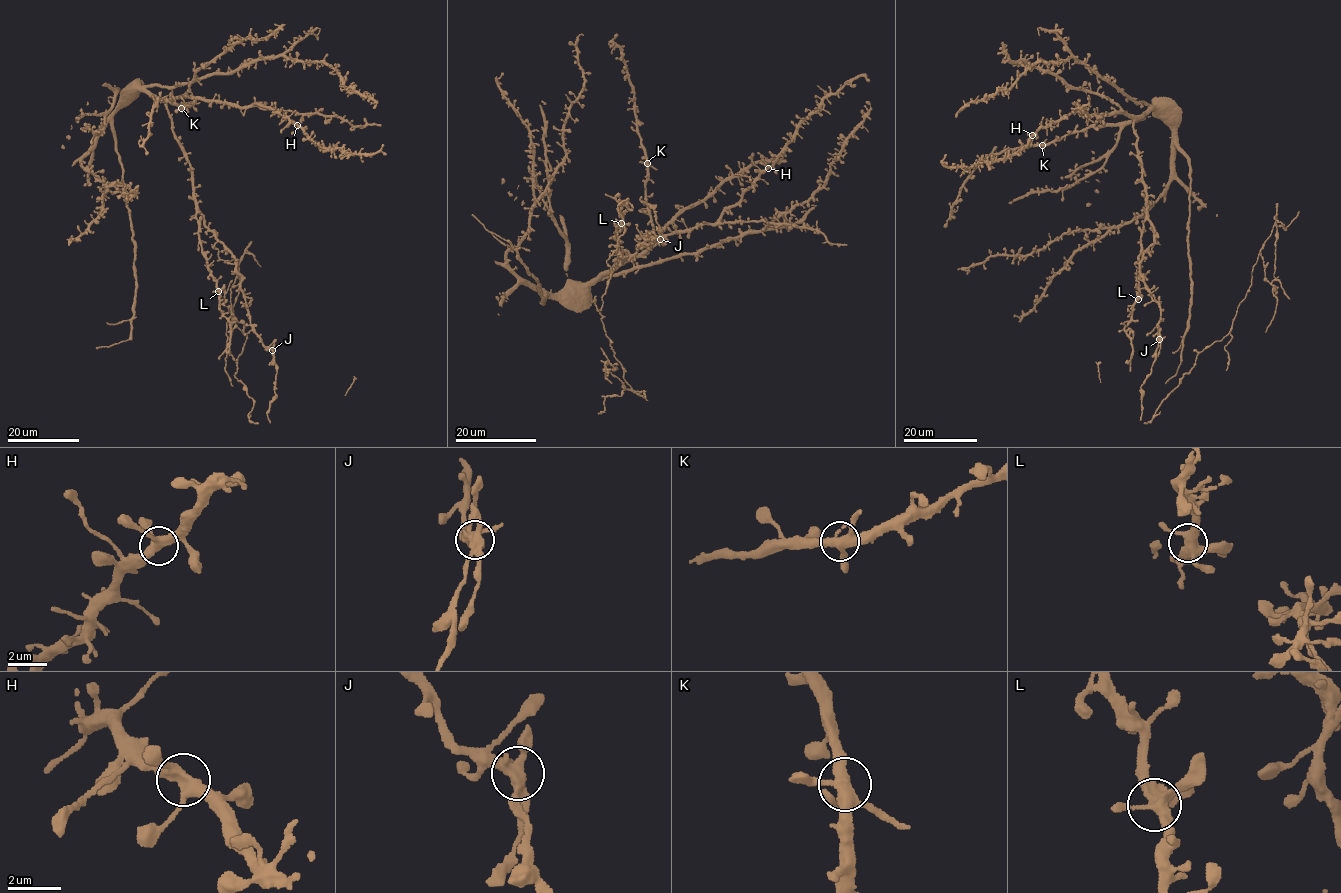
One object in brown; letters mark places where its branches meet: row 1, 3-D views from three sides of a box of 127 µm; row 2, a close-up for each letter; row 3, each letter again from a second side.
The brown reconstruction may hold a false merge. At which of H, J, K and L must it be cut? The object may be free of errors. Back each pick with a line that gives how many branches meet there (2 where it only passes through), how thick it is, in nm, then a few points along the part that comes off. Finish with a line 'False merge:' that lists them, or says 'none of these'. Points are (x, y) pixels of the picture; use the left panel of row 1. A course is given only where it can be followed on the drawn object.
J: 5 branches meet; 400 nm thick
False merge: J

